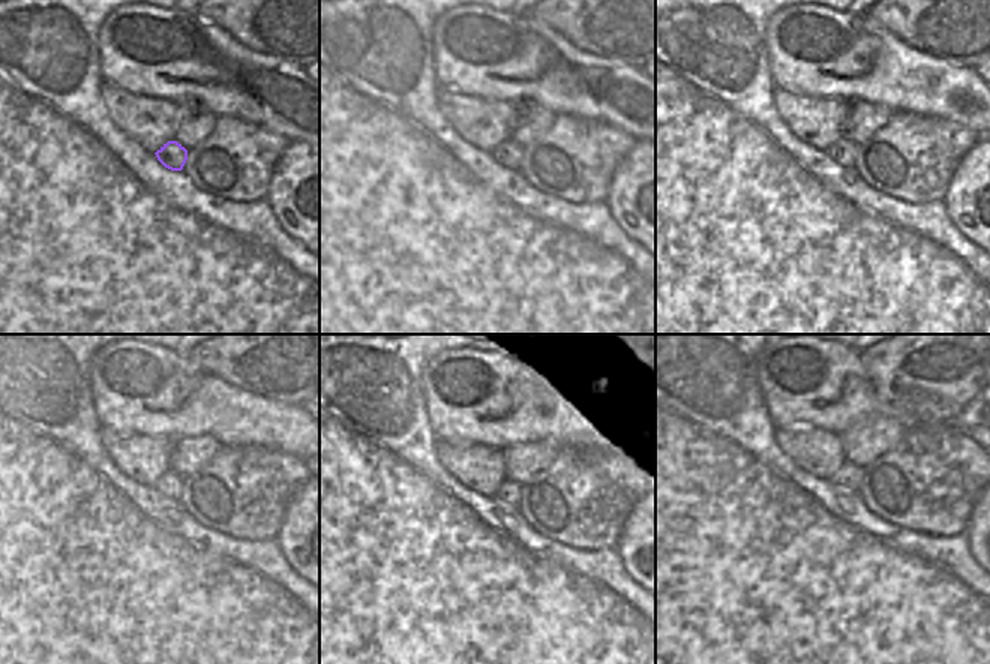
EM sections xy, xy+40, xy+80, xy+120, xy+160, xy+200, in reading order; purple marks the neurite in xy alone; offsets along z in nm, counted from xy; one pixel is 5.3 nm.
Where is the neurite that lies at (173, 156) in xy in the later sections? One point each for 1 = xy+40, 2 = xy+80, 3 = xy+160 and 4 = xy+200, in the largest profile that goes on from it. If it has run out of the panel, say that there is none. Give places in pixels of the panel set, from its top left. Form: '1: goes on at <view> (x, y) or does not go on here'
1: goes on at xy+40 (509, 155)
2: goes on at xy+80 (843, 152)
3: goes on at xy+160 (507, 490)
4: goes on at xy+200 (848, 474)

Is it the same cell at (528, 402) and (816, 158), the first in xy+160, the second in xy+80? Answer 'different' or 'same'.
different

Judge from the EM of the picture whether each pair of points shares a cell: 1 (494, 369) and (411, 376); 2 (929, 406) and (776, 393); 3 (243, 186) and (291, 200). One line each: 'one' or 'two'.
1: two
2: one
3: two

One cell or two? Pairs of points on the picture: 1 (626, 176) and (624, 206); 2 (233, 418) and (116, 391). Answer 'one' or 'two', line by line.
1: one
2: one

